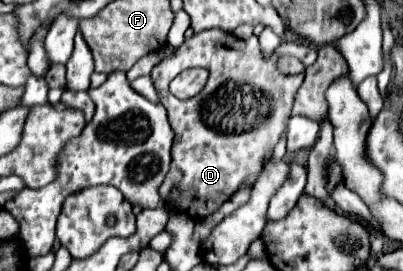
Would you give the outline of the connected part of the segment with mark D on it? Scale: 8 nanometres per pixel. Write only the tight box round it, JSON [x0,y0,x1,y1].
[152,28,316,216]

